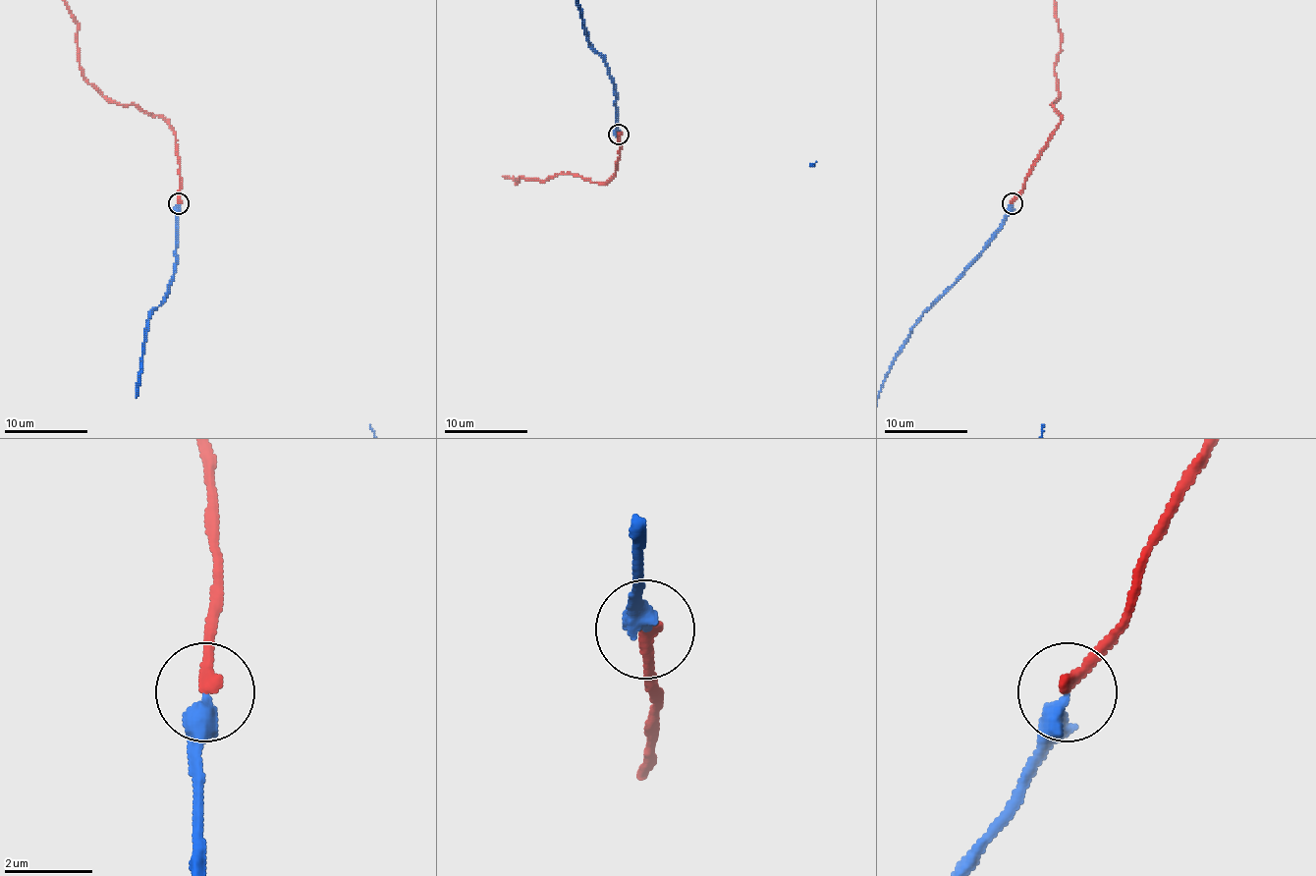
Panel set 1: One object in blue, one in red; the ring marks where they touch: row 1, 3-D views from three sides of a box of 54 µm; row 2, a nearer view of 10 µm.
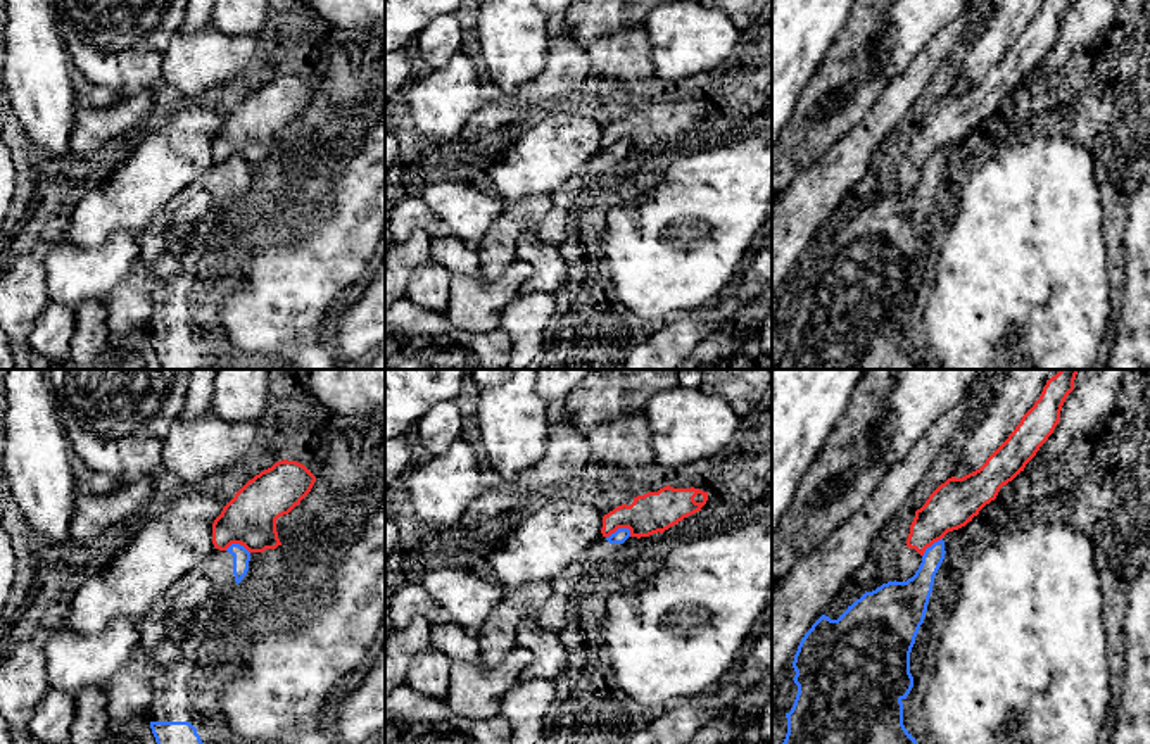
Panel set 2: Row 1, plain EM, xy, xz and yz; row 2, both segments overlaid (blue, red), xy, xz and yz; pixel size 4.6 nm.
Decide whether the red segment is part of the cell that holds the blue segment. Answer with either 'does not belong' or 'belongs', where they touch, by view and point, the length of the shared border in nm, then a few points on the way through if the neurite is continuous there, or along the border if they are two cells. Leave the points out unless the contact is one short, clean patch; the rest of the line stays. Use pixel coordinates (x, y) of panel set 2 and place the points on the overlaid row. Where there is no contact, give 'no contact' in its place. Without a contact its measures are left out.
does not belong; contact xz (619, 529); length 120 nm; border xz (631, 530), (619, 529), (606, 537)

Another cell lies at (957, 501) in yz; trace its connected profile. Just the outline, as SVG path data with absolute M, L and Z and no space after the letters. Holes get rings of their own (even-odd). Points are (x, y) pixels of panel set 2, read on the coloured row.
M1060 369L1052 376L1034 406L979 470L962 478L948 478L915 511L907 545L898 558L896 582L912 578L927 547L972 521L986 504L996 499L1003 485L1024 471L1058 425L1077 371Z

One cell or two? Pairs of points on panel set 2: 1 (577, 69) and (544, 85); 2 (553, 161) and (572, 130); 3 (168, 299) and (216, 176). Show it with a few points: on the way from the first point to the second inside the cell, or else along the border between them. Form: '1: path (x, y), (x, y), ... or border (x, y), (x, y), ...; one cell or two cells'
1: path (568, 69), (553, 81); one cell
2: path (553, 154), (567, 137); one cell
3: path (185, 268), (195, 249), (204, 208); one cell

